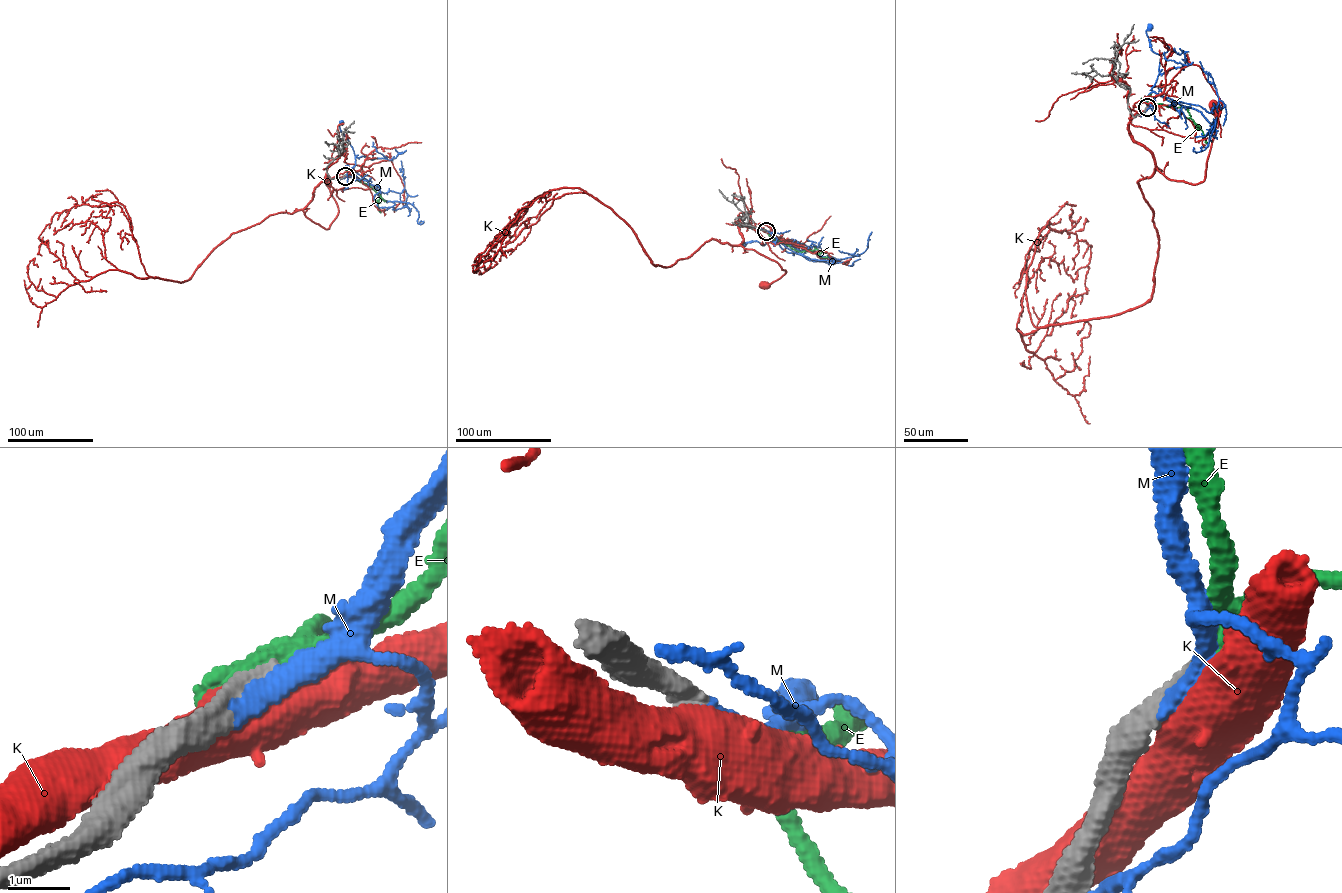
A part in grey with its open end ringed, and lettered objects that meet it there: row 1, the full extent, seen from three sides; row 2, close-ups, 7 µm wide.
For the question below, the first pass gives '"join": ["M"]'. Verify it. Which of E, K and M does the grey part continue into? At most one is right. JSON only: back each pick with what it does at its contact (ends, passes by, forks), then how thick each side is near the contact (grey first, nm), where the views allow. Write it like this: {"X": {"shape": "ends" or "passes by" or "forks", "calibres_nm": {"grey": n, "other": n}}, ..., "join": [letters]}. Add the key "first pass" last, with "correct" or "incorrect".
{"M": {"shape": "ends", "calibres_nm": {"grey": 400, "other": 360}}, "join": ["M"], "first pass": "correct"}

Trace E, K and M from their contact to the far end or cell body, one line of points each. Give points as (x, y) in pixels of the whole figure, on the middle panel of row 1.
E: (766, 232), (801, 252), (817, 249), (820, 256), (827, 257)
K: (766, 231), (742, 224), (739, 227), (743, 240), (739, 245), (776, 261), (785, 271), (764, 285)
M: (766, 231), (774, 235), (764, 245), (756, 241), (741, 242), (743, 244)

